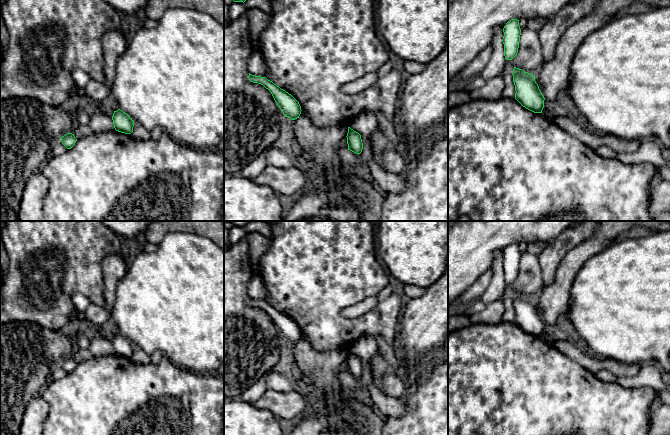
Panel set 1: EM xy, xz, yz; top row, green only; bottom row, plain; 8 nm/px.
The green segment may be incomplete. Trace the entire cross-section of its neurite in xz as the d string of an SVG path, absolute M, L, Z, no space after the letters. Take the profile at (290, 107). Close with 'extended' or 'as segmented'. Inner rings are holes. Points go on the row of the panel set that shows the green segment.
M249 73L248 78L251 82L261 84L271 92L275 102L285 117L291 120L299 118L302 111L301 106L291 94L281 89L266 77L255 76Z | as segmented

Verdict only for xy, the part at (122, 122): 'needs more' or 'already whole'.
already whole

